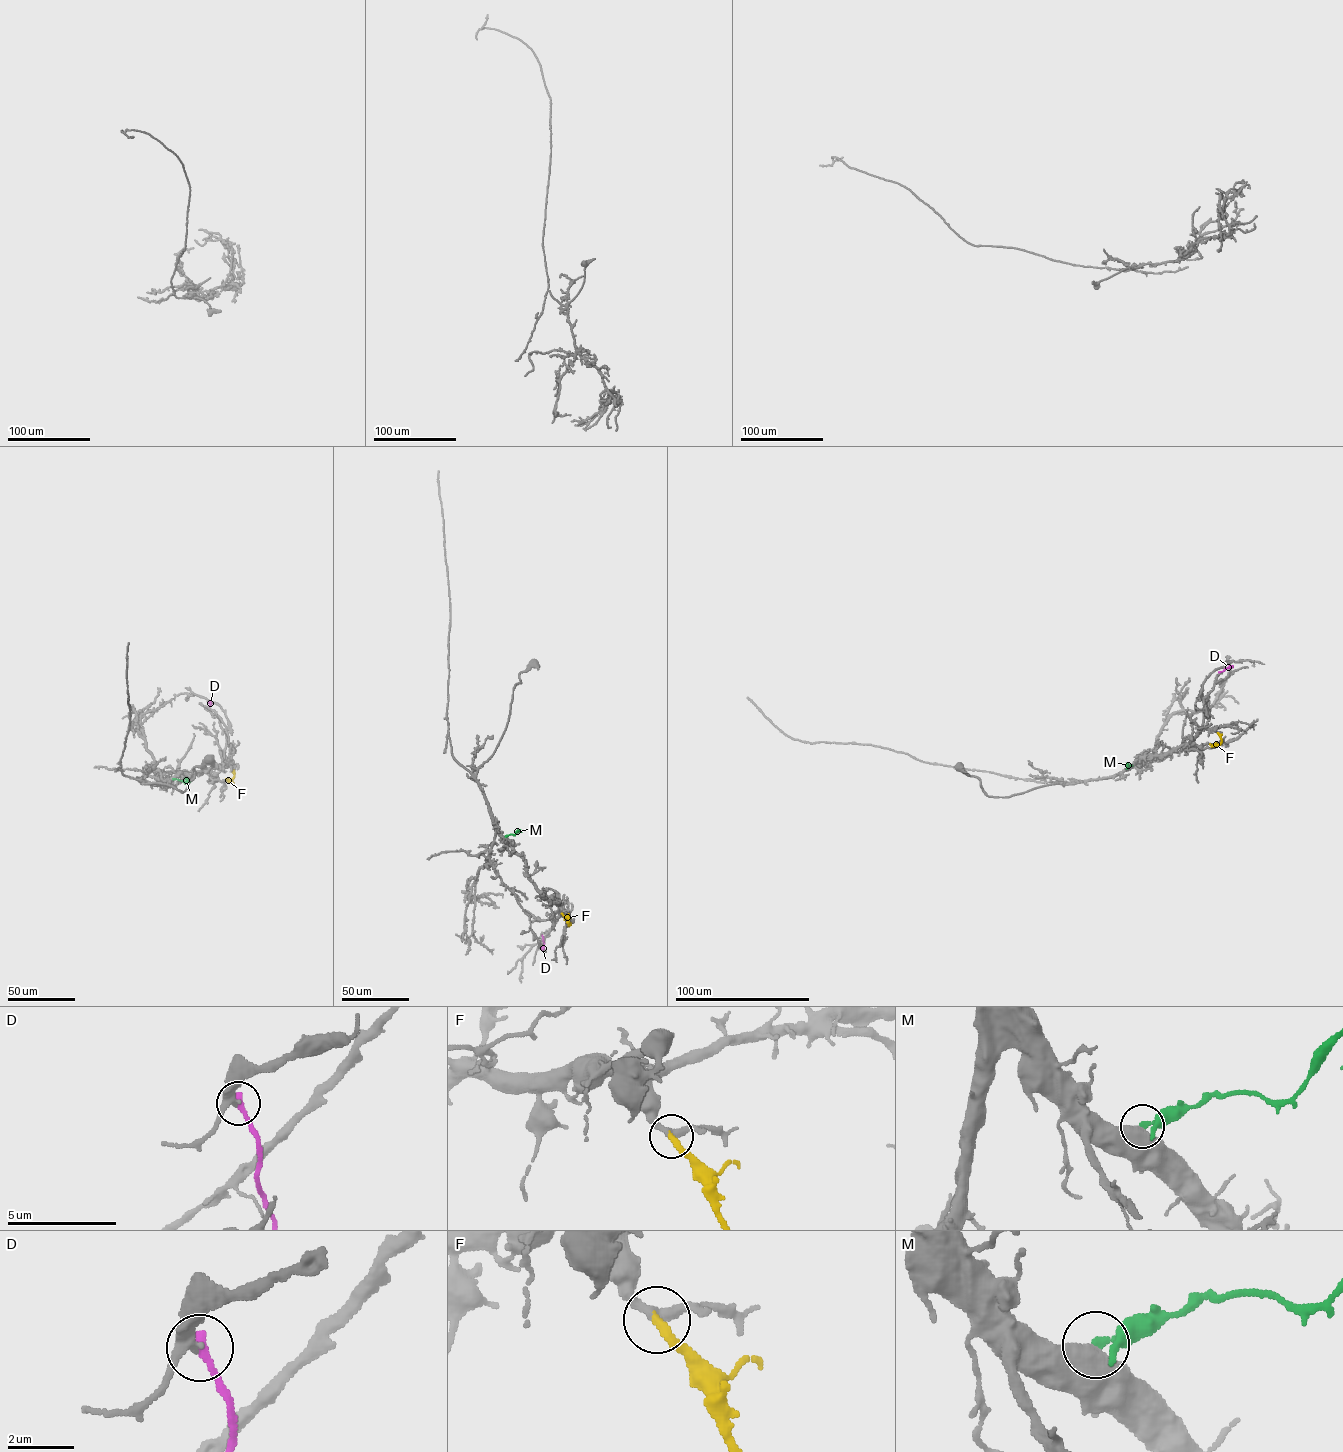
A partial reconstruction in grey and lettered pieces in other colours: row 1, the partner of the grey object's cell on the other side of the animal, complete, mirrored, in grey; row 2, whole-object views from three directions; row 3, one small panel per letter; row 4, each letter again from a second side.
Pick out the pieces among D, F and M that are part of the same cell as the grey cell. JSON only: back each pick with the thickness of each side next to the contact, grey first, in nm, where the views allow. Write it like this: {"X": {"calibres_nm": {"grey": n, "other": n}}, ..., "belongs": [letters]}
{"F": {"calibres_nm": {"grey": 260, "other": 280}}, "belongs": ["F"]}

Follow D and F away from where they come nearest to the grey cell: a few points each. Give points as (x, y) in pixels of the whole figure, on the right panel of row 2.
D: (1219, 672), (1233, 666)
F: (1217, 732), (1221, 742), (1210, 744)

